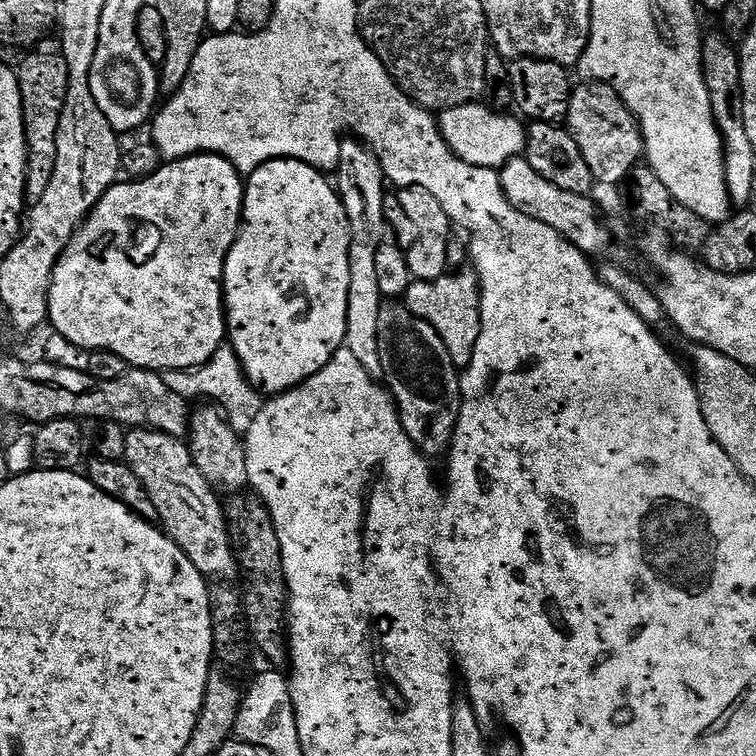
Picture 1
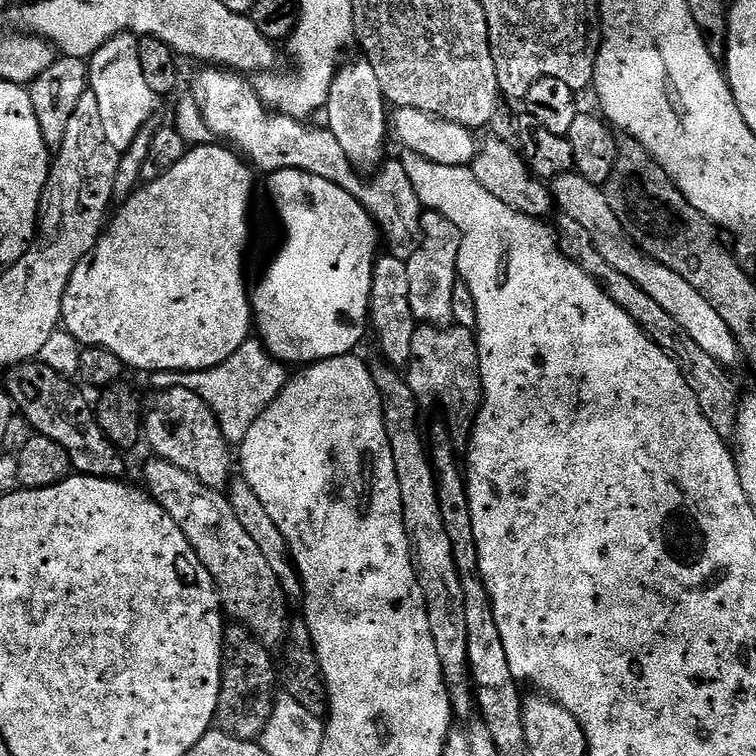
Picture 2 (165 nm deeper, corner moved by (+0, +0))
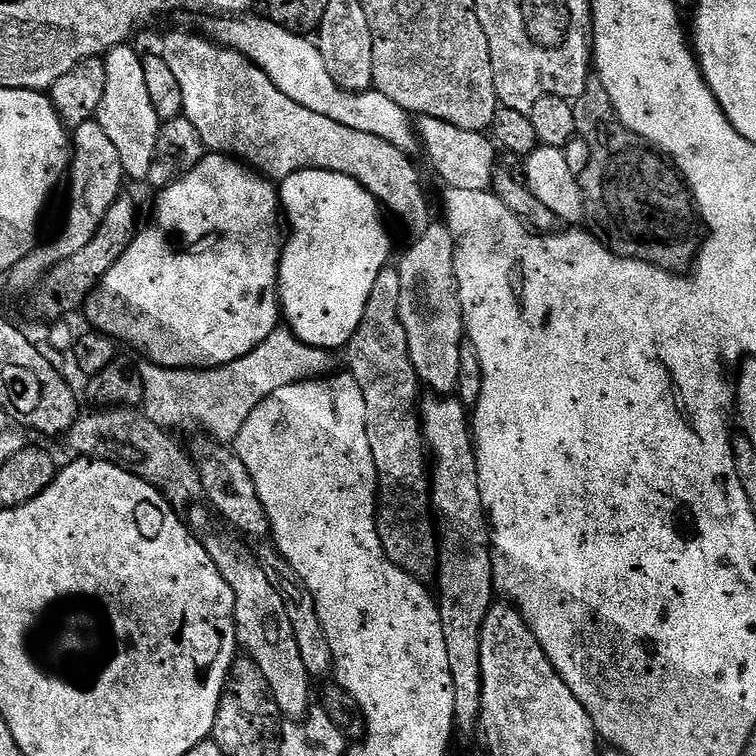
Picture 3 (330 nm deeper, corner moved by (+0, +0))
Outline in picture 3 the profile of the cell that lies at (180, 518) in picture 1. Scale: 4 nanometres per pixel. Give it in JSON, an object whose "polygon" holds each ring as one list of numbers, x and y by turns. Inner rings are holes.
{"polygon":[[208,536,202,540,214,566,218,566,230,590,234,590,236,643,243,655,258,662,258,670,262,670,266,682,270,682,270,690,274,694,274,702,278,702,281,717,292,722,303,720,313,703,313,677,308,675,302,654,298,654,298,641,294,639,294,630,290,627,286,606,282,606,282,598,278,598,270,578,266,578,266,570,256,560,255,551,239,544,244,543,239,539,236,540,228,536]]}

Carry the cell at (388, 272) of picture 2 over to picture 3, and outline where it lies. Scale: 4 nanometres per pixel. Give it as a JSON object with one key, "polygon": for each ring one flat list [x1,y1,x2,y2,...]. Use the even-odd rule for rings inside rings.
{"polygon":[[392,266,384,268,374,281,374,290,370,290,370,302,366,302,362,322,358,322,358,330,354,330,348,343,346,368,358,382,362,398,366,398,366,438,370,438,370,454,374,454,376,467,376,529,382,542,382,550,386,550,386,558,390,558,394,566,406,570,411,576,424,582,427,581,427,576,437,575,440,542,432,510,430,453,424,442,424,429,417,411,422,383,411,362,406,327,400,317,401,298,402,278,399,271]]}

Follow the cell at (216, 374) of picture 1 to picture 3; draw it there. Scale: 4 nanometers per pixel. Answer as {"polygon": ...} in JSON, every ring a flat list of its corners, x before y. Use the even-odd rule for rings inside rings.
{"polygon":[[281,326,273,330,270,338,262,342,246,358,238,358,226,366,217,368,164,368,160,364,144,362,139,365,144,387,144,403,142,410,150,422,158,426,171,429,172,420,176,424,197,424,201,433,207,434,211,439,221,442,235,441,238,430,246,426,246,418,254,414,254,406,266,402,274,390,282,390,282,386,297,384,299,380,319,380,331,373,337,367,336,360,331,351,318,346,304,344,292,333,291,328]]}

